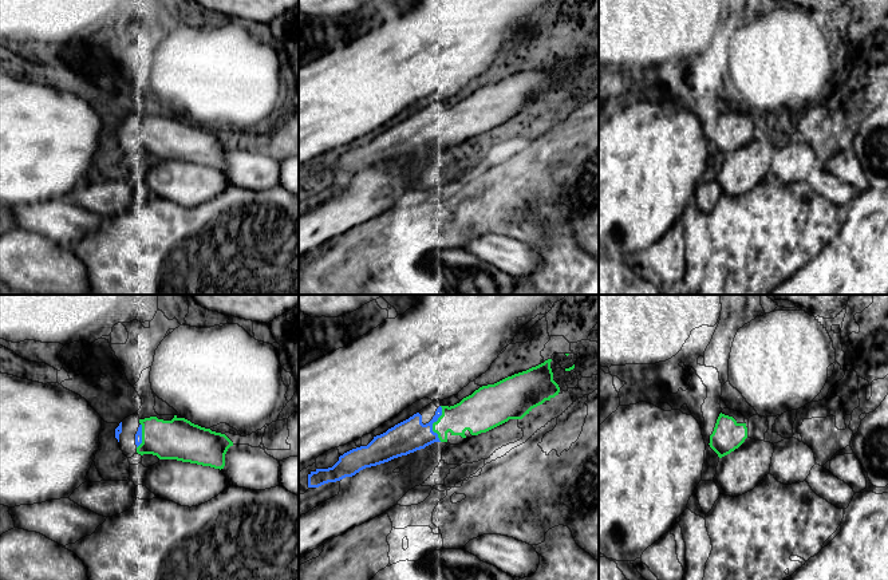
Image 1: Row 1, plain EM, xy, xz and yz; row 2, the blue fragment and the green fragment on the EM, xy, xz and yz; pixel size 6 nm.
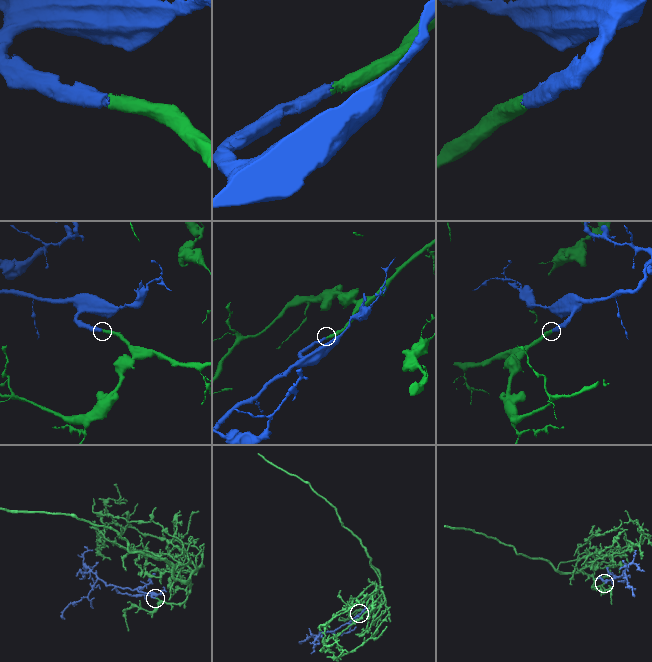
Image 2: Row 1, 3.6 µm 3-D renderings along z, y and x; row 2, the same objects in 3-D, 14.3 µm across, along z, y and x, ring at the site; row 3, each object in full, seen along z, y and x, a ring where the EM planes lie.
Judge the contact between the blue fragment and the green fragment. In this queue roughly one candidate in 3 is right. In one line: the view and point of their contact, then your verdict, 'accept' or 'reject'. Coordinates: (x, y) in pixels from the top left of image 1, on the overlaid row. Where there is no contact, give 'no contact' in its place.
xz (433, 422) | accept

